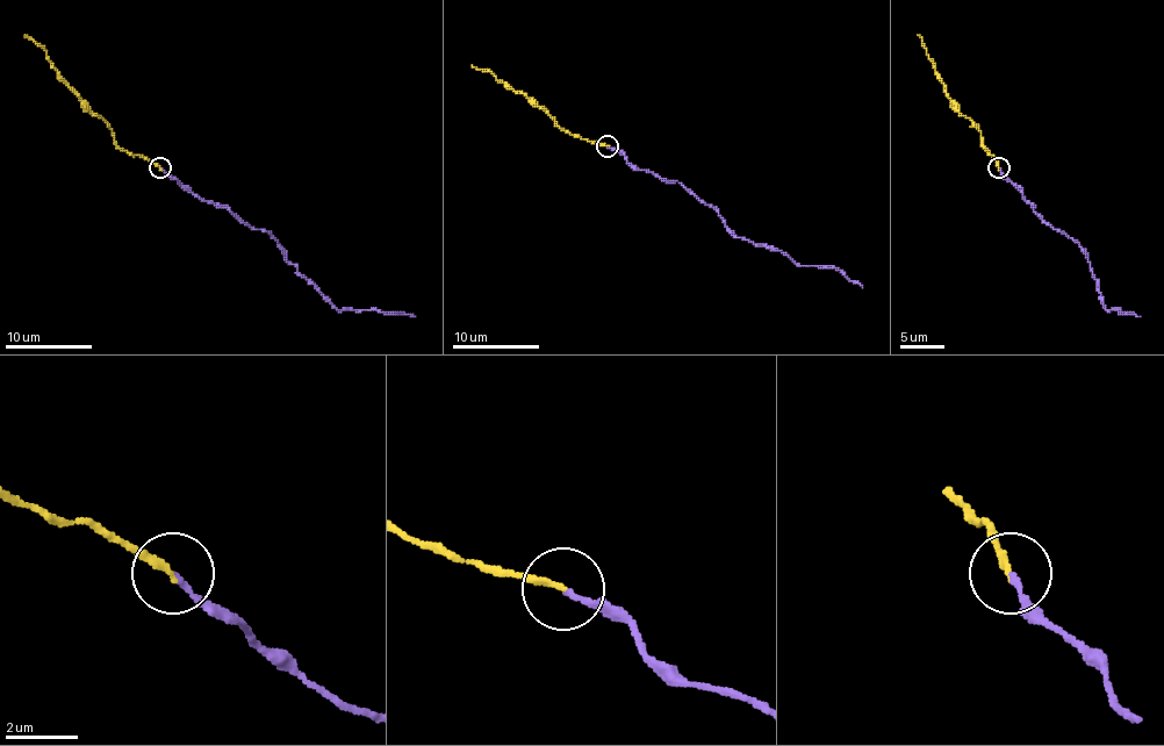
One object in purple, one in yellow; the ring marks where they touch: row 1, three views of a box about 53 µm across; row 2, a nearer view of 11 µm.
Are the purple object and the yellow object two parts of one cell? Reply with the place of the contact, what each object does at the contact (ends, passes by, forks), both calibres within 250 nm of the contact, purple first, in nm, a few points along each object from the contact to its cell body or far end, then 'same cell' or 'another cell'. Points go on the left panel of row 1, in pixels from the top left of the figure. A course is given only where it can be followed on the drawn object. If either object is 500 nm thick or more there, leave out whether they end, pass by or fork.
(160, 167) | purple ends | yellow ends | 140/180 nm | purple via (159, 167), (193, 192), (236, 214), (253, 229), (264, 229), (280, 244), (288, 262), (338, 309), (415, 316) | yellow via (159, 167), (119, 146), (112, 129), (79, 97), (47, 52), (24, 35) | same cell

